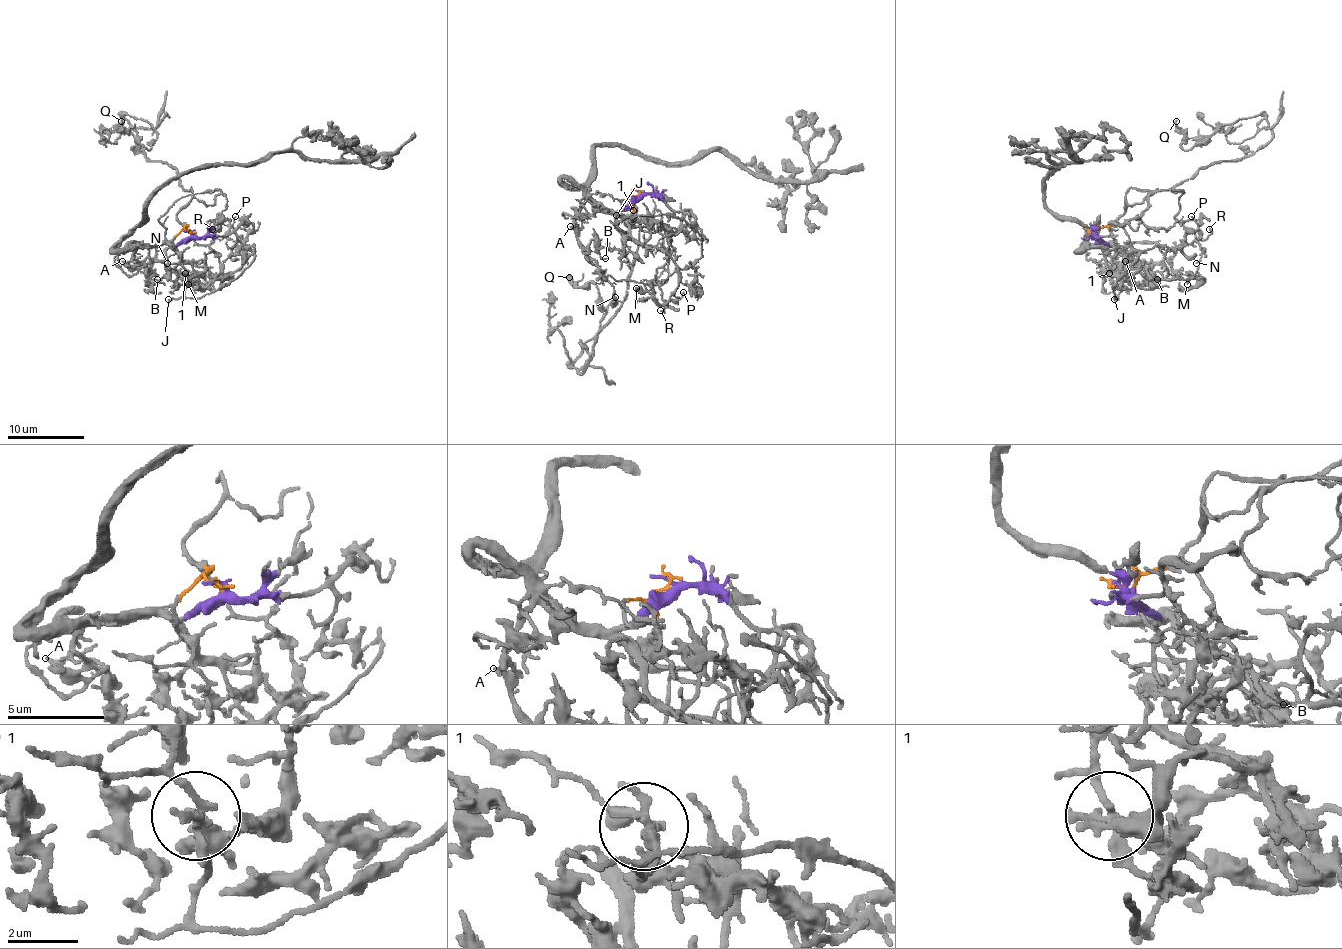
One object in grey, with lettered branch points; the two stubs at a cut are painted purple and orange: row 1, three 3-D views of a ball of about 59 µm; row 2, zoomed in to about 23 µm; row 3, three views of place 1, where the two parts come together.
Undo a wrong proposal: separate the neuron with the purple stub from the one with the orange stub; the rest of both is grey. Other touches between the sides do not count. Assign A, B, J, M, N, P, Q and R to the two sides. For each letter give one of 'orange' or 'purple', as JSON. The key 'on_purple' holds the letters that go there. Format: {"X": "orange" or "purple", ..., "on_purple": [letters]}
{"A": "purple", "B": "purple", "J": "orange", "M": "purple", "N": "orange", "P": "orange", "Q": "orange", "R": "orange", "on_purple": ["A", "B", "M"]}

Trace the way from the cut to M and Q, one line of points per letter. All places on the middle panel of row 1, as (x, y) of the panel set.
M: (641, 194), (623, 211), (629, 234), (668, 256), (677, 269), (677, 288), (664, 304), (658, 304), (637, 288)
Q: (641, 192), (625, 223), (641, 230), (627, 296), (581, 373), (571, 364), (604, 315), (598, 286), (569, 277)

